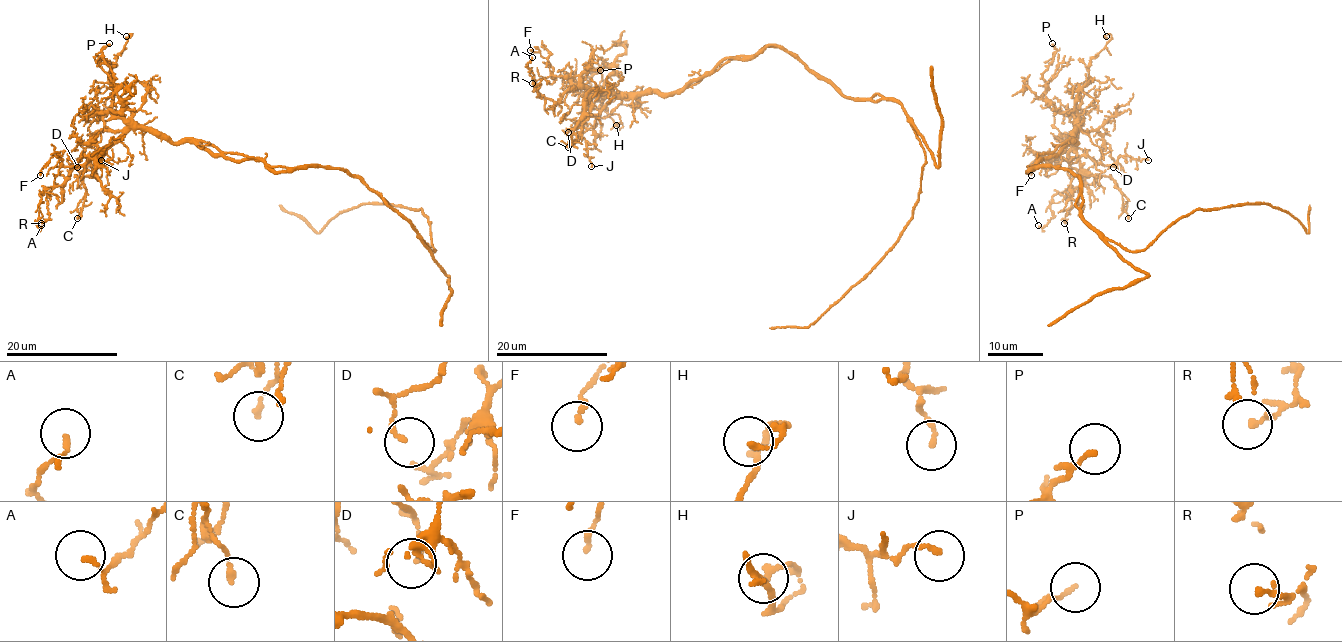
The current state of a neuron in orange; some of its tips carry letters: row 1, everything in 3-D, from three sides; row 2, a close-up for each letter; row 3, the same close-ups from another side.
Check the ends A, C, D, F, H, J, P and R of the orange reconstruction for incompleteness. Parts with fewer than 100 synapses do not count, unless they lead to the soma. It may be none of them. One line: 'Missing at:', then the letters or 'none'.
Missing at: none

